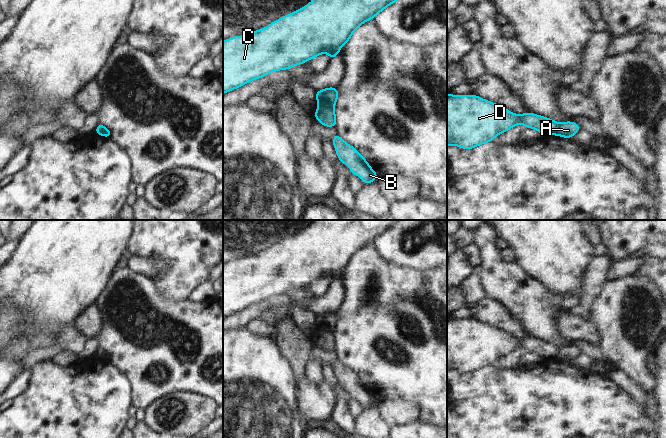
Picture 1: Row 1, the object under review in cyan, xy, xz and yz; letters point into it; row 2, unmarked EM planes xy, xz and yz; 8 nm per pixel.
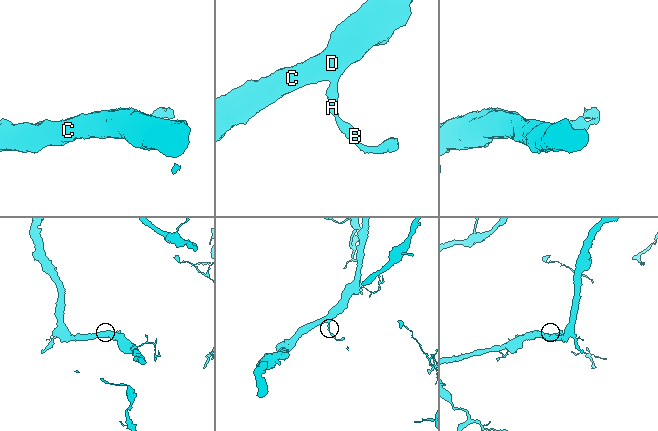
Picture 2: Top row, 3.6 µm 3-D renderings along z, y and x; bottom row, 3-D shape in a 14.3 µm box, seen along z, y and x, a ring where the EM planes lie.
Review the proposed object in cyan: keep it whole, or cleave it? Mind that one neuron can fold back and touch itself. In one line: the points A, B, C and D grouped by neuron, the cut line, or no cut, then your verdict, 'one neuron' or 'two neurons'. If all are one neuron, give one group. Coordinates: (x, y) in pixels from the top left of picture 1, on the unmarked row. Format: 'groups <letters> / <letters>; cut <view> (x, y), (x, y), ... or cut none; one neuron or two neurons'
groups A B / C D; cut xz (319, 329), (330, 331), (333, 334); two neurons

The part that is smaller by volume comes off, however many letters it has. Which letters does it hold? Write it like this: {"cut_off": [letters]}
{"cut_off": ["A", "B"]}

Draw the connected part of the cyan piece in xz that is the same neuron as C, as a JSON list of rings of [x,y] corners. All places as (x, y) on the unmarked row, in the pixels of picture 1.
[[[315,220],[314,223],[306,230],[286,240],[282,240],[280,243],[272,246],[266,252],[261,252],[255,256],[250,256],[243,260],[234,260],[228,264],[223,264],[223,318],[244,310],[252,304],[257,304],[261,301],[265,301],[270,296],[276,296],[278,294],[288,294],[289,292],[292,292],[297,288],[301,289],[323,277],[328,277],[330,284],[332,284],[340,277],[340,272],[347,268],[352,258],[357,252],[359,252],[360,249],[368,244],[374,243],[377,238],[386,233],[390,228],[394,228],[401,221],[402,220]]]

